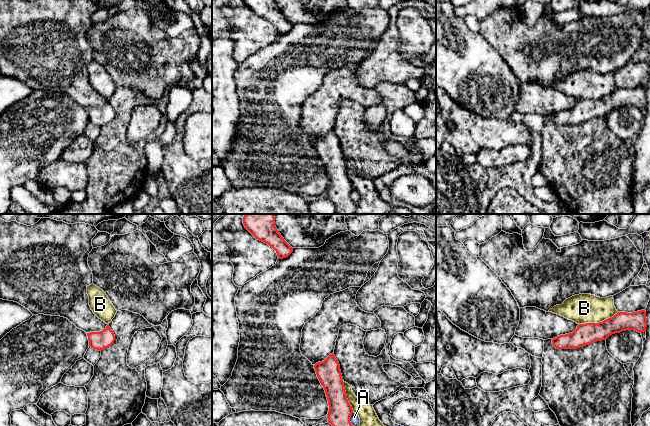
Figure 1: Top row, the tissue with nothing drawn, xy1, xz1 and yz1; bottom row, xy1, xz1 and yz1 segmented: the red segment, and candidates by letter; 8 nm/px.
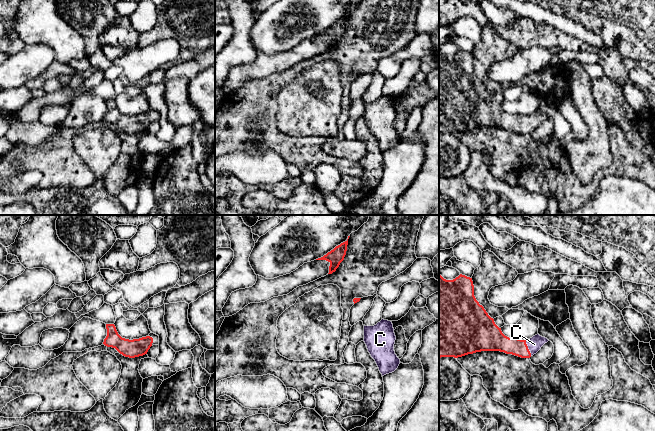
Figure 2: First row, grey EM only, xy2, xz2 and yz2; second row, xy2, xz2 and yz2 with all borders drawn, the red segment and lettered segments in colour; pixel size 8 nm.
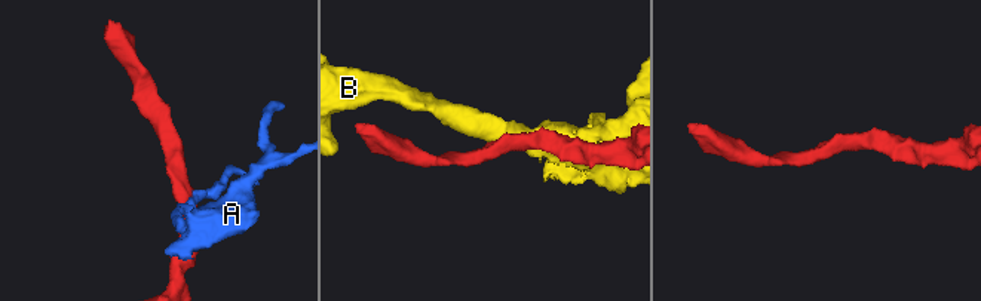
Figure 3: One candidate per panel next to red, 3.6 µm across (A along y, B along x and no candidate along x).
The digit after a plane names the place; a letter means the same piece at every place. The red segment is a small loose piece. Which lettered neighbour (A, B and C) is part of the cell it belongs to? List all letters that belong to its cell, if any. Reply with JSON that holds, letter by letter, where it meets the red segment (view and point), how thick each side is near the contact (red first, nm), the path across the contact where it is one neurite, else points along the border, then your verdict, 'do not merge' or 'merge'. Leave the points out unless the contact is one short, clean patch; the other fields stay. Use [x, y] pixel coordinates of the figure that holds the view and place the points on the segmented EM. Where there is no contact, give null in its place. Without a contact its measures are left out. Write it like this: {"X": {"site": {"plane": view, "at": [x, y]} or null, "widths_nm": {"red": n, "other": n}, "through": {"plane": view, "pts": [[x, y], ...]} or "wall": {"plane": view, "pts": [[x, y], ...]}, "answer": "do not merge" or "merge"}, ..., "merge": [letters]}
{"A": {"site": {"plane": "xz1", "at": [349, 419]}, "widths_nm": {"red": 190, "other": 80}, "wall": {"plane": "xz1", "pts": [[353, 412], [350, 418], [352, 425]]}, "answer": "do not merge"}, "B": {"site": {"plane": "yz1", "at": [599, 322]}, "widths_nm": {"red": 170, "other": 240}, "answer": "do not merge"}, "C": {"site": {"plane": "yz2", "at": [527, 348]}, "widths_nm": {"red": 160, "other": 120}, "through": {"plane": "yz2", "pts": [[497, 341], [507, 345], [527, 348], [534, 344]]}, "answer": "merge"}, "merge": ["C"]}

